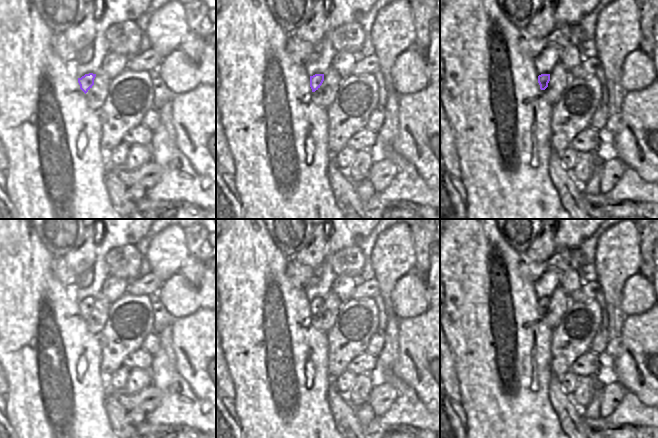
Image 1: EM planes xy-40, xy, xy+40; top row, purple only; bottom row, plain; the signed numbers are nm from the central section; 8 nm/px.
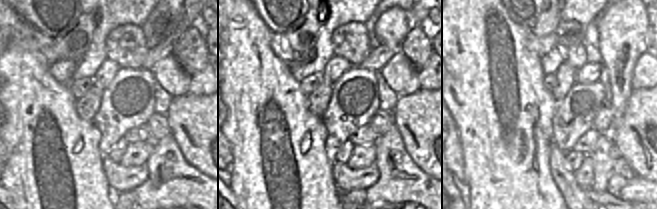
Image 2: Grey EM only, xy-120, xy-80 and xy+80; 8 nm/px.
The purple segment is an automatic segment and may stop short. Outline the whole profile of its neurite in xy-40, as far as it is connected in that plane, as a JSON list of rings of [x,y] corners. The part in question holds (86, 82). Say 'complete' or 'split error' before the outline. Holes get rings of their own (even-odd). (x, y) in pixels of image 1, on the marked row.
complete | [[[89,73],[85,74],[81,78],[78,78],[78,83],[80,85],[80,89],[86,94],[94,85],[94,79],[96,74]]]

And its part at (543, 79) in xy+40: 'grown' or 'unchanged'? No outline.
unchanged

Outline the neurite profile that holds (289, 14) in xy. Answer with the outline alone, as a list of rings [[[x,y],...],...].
[[[265,0],[266,5],[285,32],[293,32],[306,23],[310,17],[315,0]]]

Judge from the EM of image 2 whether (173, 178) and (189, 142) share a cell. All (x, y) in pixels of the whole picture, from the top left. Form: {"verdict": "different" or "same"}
{"verdict": "different"}

